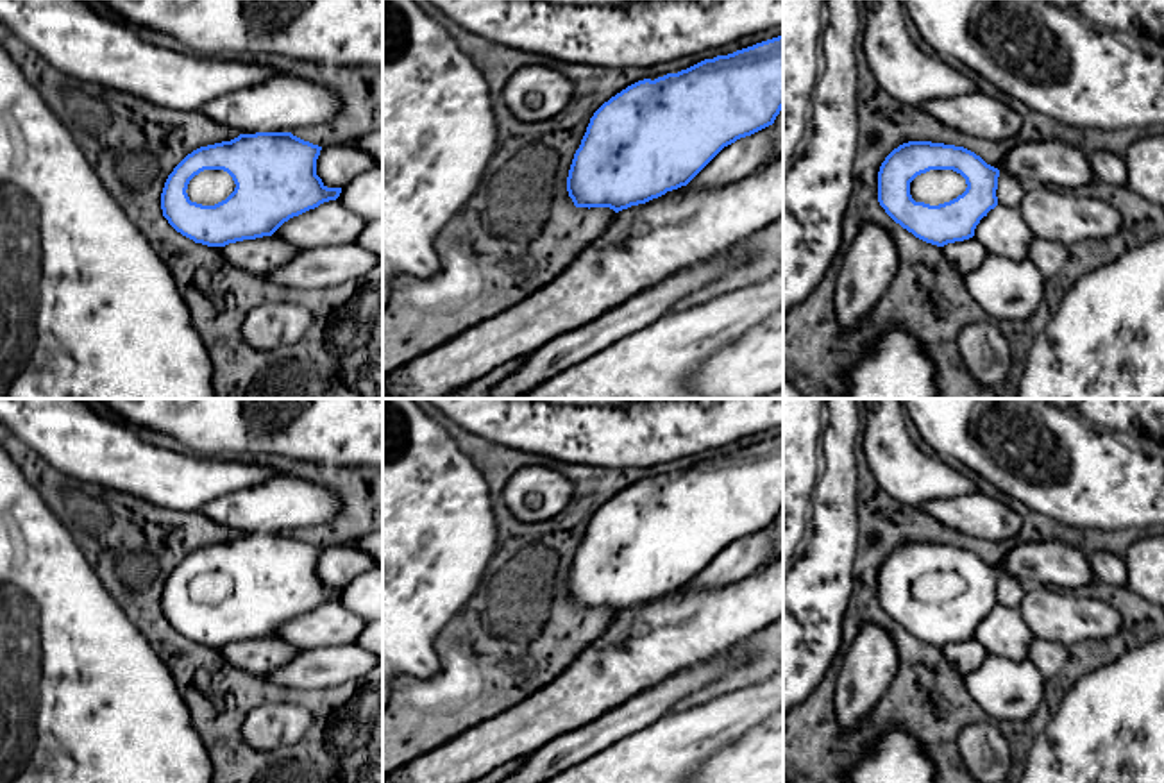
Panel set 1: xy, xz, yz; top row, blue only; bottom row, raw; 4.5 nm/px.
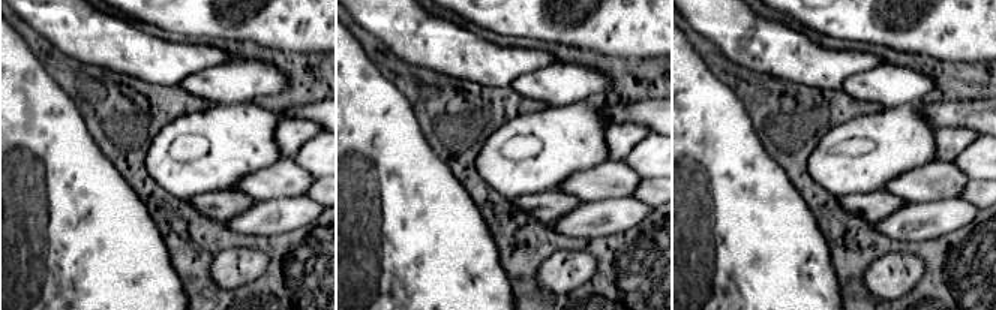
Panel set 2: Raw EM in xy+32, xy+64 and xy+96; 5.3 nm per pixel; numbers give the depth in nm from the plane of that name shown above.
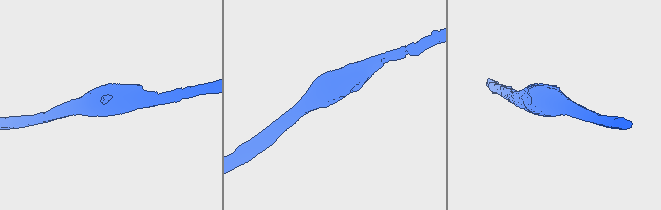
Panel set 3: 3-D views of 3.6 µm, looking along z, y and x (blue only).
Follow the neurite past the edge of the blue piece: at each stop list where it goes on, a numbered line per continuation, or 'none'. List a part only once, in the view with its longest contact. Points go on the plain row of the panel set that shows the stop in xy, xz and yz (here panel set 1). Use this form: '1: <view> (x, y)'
1: yz (936, 587)

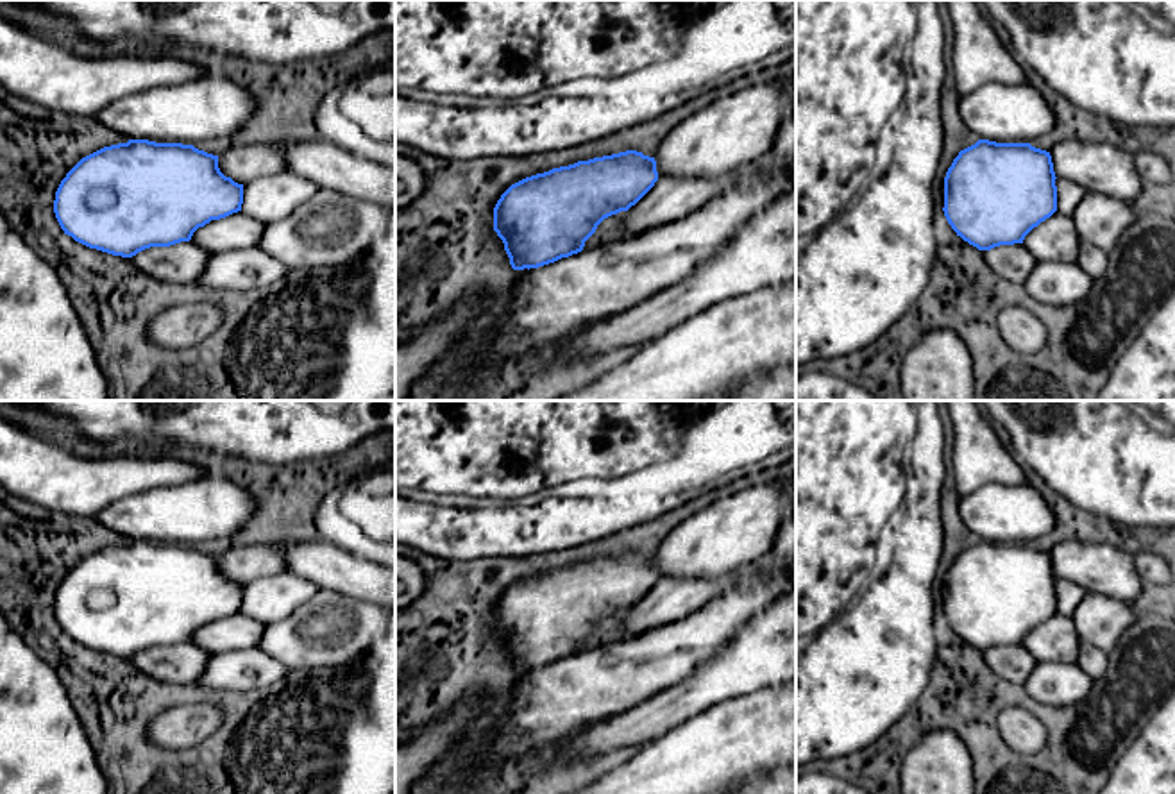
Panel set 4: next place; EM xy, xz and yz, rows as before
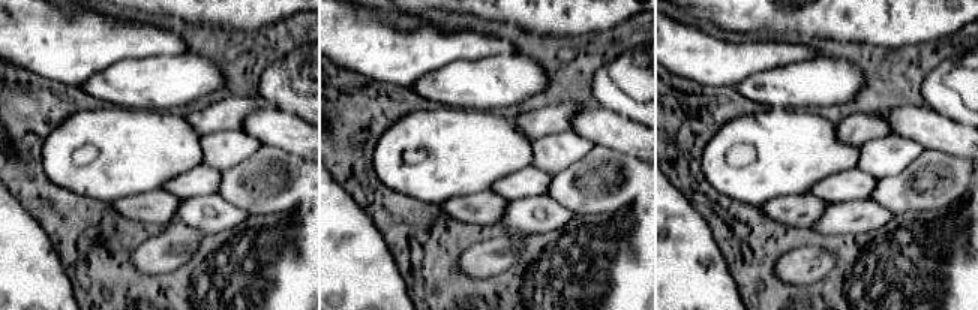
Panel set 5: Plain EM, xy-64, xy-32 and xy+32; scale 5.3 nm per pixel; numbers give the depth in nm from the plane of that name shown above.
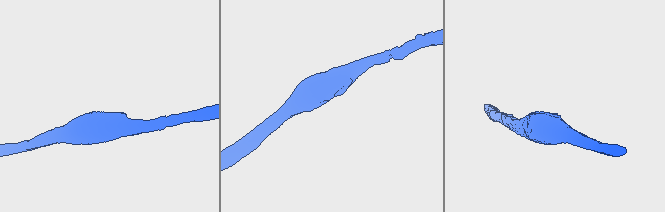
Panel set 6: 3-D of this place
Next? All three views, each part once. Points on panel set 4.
none

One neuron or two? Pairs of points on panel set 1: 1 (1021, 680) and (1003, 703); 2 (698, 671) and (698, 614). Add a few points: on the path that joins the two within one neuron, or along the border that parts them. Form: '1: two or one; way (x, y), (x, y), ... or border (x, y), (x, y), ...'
1: one; way (1016, 685), (1003, 698)
2: two; border (726, 649), (680, 667), (660, 681)

